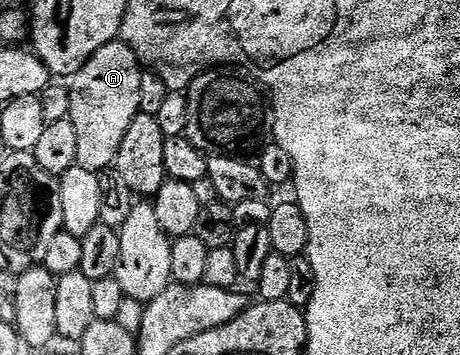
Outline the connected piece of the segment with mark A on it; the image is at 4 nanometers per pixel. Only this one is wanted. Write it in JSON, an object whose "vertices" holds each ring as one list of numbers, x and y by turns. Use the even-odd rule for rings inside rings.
{"vertices":[[116,40,105,44,105,48,97,51,70,79,71,112,69,117,71,123,77,128,78,165,87,170,102,172,116,165,125,134,129,132,129,126,133,124,135,117,141,113,145,70,139,65,141,65,141,59,133,47,122,40]]}

